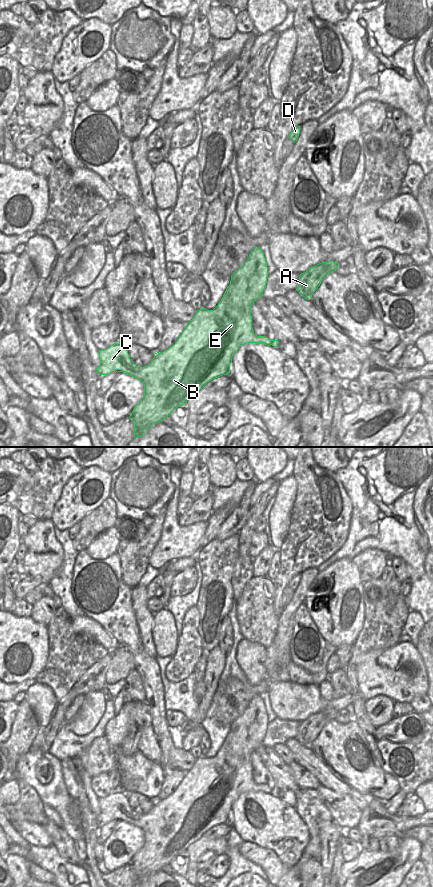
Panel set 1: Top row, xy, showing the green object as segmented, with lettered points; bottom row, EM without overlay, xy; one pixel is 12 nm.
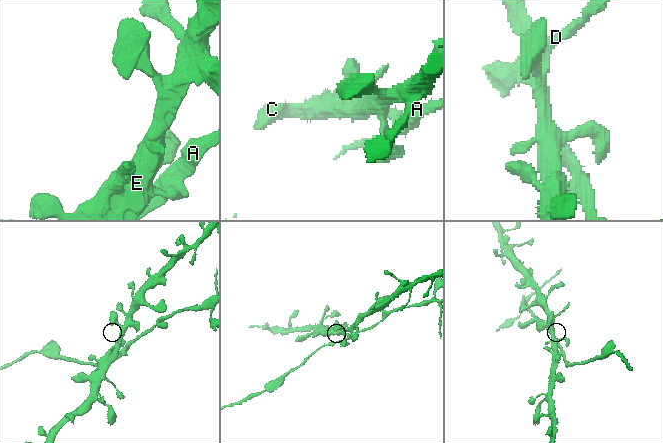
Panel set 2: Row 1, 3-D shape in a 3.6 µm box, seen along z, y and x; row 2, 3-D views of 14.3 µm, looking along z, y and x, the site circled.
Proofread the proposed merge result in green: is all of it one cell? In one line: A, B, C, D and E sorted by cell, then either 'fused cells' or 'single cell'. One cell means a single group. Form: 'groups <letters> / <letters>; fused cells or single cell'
groups A / B C D E; fused cells

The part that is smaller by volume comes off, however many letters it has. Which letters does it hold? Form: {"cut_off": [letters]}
{"cut_off": ["A"]}

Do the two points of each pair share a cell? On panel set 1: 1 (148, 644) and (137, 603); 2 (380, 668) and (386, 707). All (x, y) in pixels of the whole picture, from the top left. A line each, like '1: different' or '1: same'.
1: same
2: different

